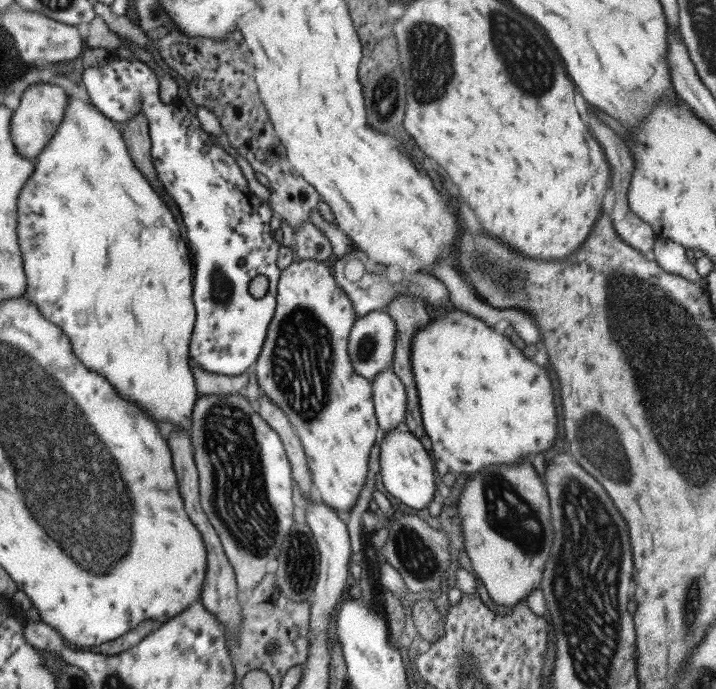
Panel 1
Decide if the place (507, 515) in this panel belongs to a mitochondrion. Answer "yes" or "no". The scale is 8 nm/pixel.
yes

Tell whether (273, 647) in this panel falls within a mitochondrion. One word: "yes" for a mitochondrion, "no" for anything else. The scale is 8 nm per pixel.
yes

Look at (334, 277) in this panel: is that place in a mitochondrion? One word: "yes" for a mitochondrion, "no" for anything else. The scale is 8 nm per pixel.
no

